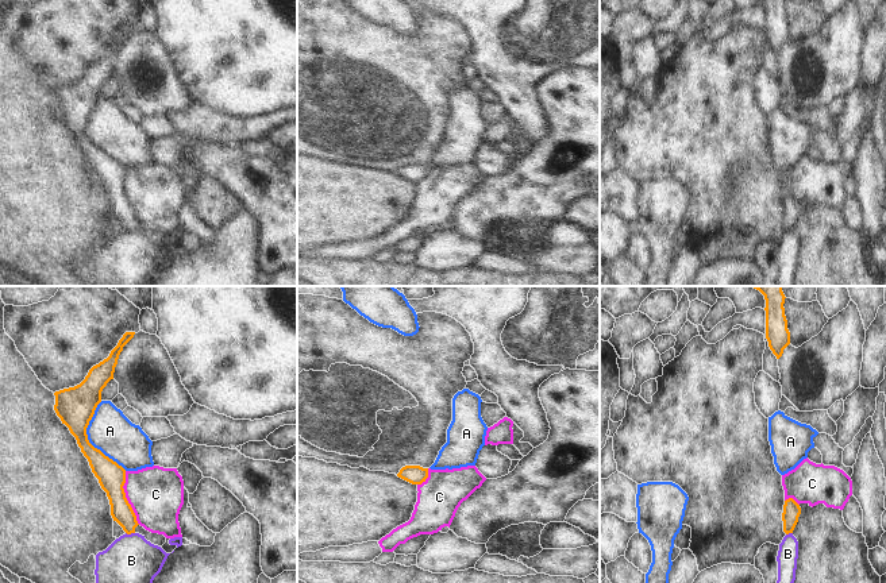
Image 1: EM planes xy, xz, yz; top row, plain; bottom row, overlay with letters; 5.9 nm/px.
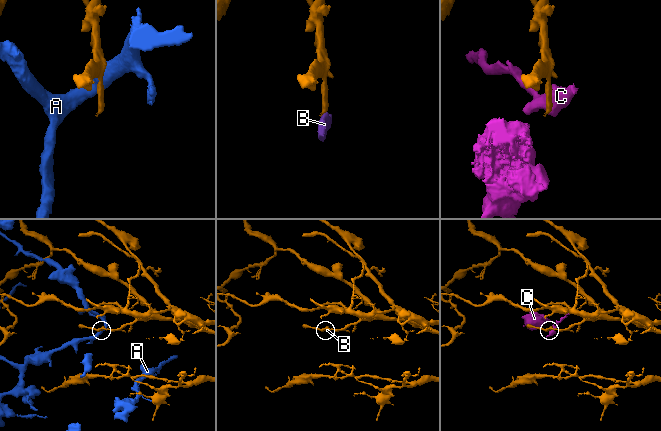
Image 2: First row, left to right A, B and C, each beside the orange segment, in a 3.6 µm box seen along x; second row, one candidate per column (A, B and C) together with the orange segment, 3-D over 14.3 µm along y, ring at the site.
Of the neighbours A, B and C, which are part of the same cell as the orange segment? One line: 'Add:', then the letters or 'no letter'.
Add: no letter

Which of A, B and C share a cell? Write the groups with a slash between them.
A / B / C

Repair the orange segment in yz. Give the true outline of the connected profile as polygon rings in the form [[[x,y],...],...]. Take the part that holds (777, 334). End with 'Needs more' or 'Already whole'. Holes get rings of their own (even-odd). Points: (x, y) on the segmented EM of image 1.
[[[751,286],[759,290],[766,300],[766,339],[773,354],[779,359],[790,344],[790,332],[785,316],[785,294],[782,286]]]. Already whole

